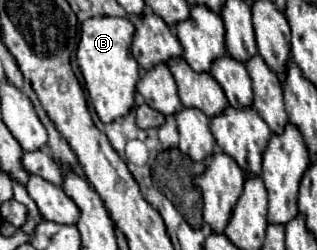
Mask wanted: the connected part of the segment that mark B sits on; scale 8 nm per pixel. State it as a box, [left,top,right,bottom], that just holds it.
[76,16,140,124]

